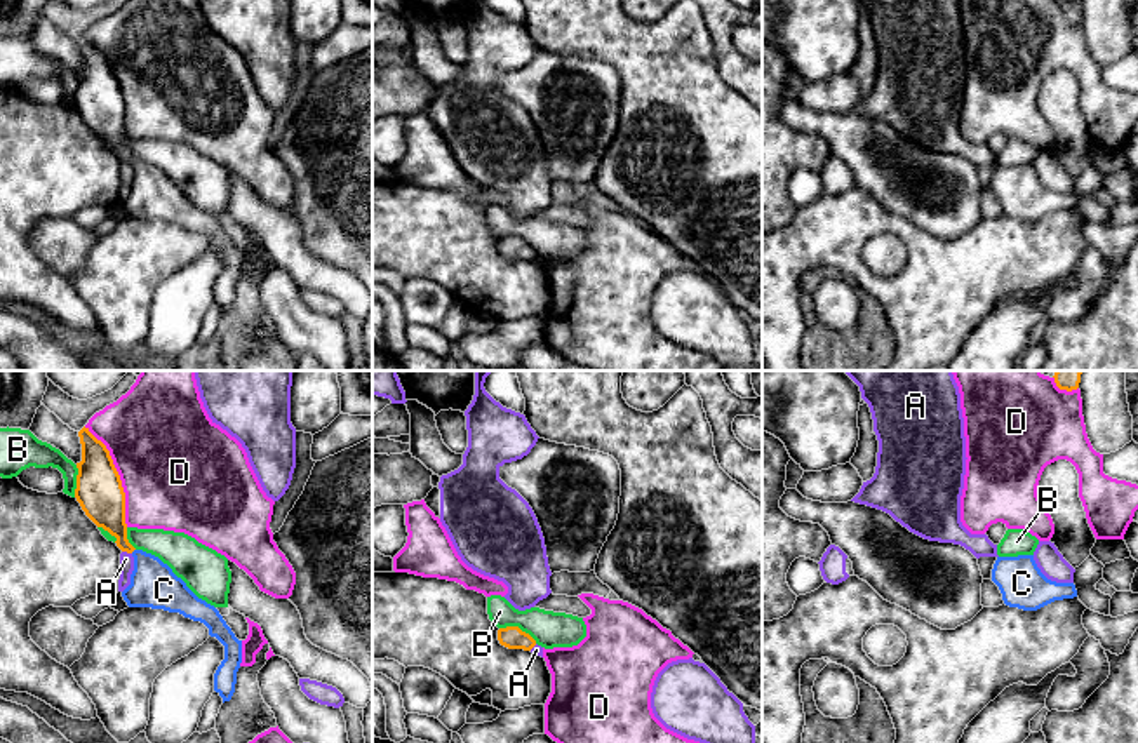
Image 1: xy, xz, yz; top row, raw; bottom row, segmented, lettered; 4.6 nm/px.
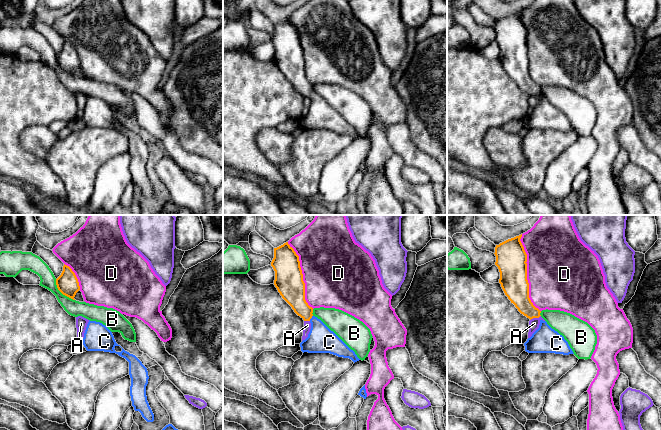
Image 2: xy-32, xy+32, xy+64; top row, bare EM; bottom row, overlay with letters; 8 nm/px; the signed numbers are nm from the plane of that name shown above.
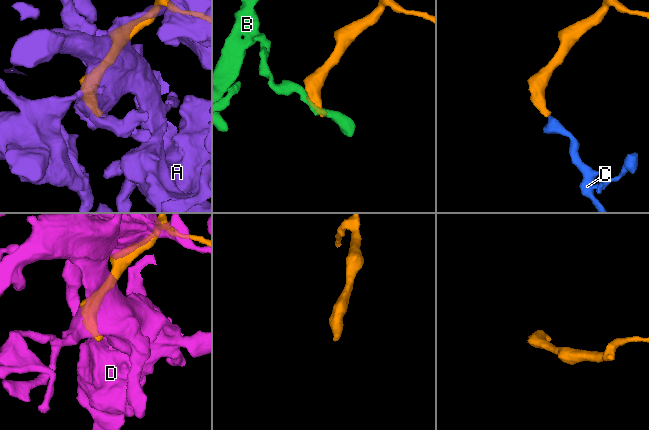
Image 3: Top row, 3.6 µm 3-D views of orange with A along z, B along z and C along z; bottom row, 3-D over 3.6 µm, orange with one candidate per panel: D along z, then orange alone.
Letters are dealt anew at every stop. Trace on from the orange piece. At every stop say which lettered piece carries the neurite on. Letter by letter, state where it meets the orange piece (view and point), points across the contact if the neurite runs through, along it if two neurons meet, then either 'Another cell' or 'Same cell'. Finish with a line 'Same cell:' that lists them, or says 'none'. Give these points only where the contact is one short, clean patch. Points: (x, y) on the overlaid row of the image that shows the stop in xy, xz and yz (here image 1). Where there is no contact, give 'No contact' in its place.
A: Touches orange at xy (127, 552). Another cell
B: Touches orange at xz (517, 627). Another cell
C: Touches orange at xy (133, 550). Path across: xy (105, 505), (120, 538), (133, 550), (147, 566), (153, 585). Same cell
D: Touches orange at xy (119, 475). Another cell
Same cell: C

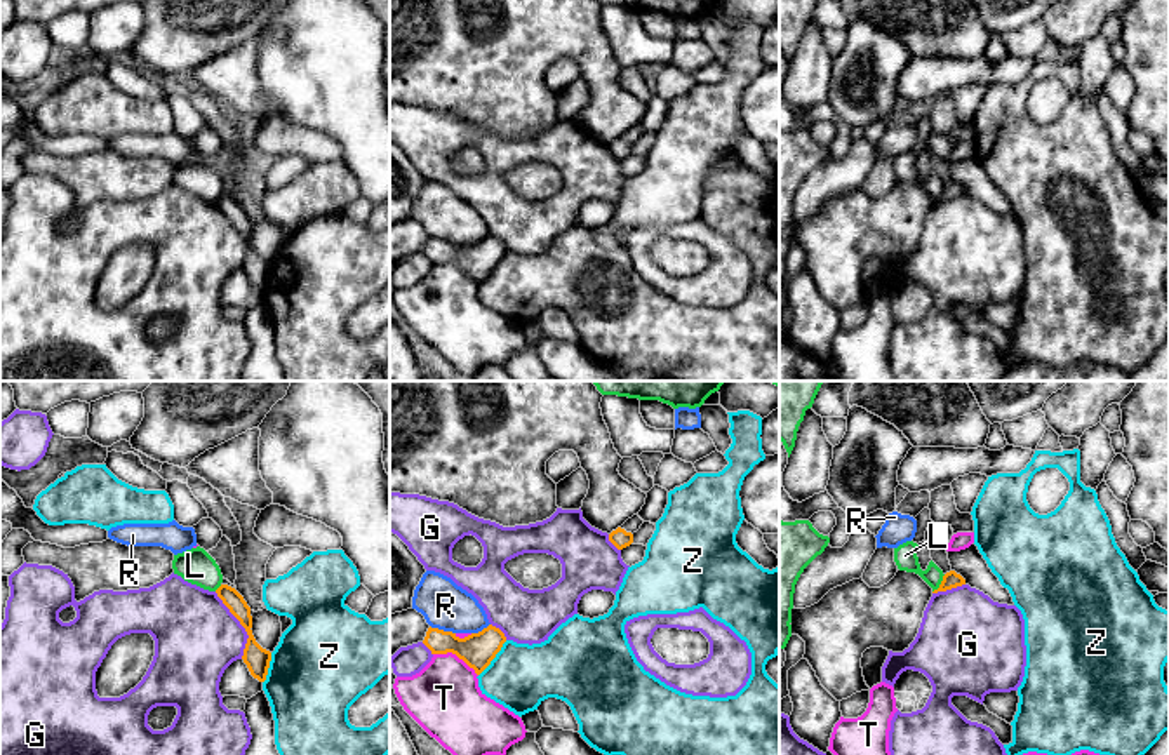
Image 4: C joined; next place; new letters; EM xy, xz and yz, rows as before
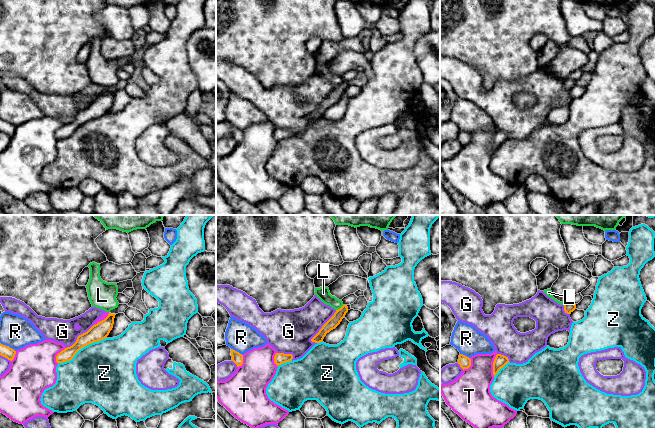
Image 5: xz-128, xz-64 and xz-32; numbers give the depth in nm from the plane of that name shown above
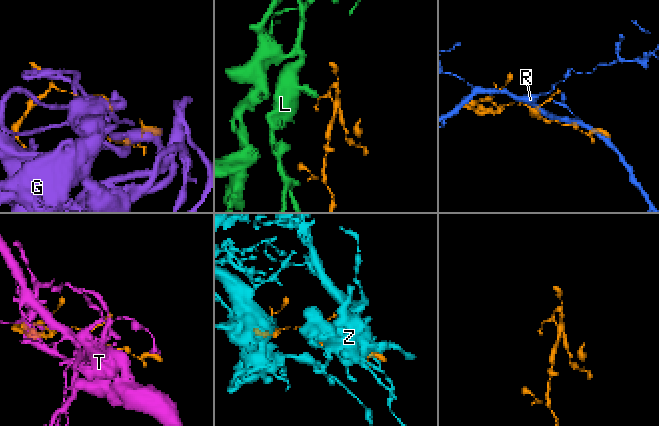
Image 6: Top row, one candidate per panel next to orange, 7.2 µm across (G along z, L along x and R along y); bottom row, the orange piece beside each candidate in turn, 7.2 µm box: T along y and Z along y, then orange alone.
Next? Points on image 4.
G: Touches orange at xy (240, 623). Another cell
L: Touches orange at yz (941, 583). Boundary: yz (945, 574), (933, 592). Another cell
R: Touches orange at xz (442, 630). Another cell
T: Touches orange at xz (456, 654). Another cell
Z: Touches orange at xz (494, 656). Another cell
Same cell: none

